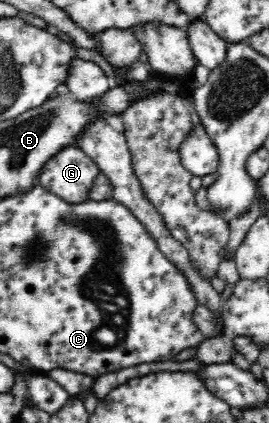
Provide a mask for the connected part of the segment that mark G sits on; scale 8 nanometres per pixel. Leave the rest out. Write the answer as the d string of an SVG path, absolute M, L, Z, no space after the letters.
M77 146L67 147L57 153L45 167L37 185L58 195L67 203L83 203L100 169L83 150Z

